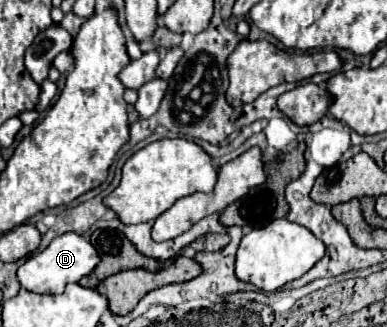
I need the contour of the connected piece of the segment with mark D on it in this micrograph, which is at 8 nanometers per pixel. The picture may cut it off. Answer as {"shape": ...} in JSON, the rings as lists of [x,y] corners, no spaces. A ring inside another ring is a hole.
{"shape":[[[66,233],[60,235],[56,239],[52,239],[52,243],[42,251],[36,253],[32,257],[28,257],[20,267],[18,267],[18,281],[24,289],[32,291],[32,293],[62,293],[66,289],[66,285],[70,283],[78,283],[84,275],[92,273],[92,269],[100,263],[98,251],[92,247],[90,241],[86,241],[82,235],[76,233]]]}

